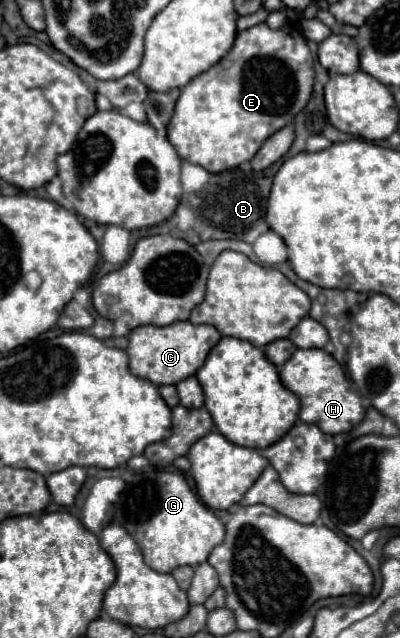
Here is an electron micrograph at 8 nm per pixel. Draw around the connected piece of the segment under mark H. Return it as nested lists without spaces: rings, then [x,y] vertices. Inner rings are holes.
[[[321,348],[297,350],[281,368],[283,384],[301,398],[301,414],[299,418],[309,424],[317,424],[325,434],[341,434],[349,432],[365,418],[365,408],[361,404],[359,394],[351,388],[349,378],[341,364]]]

